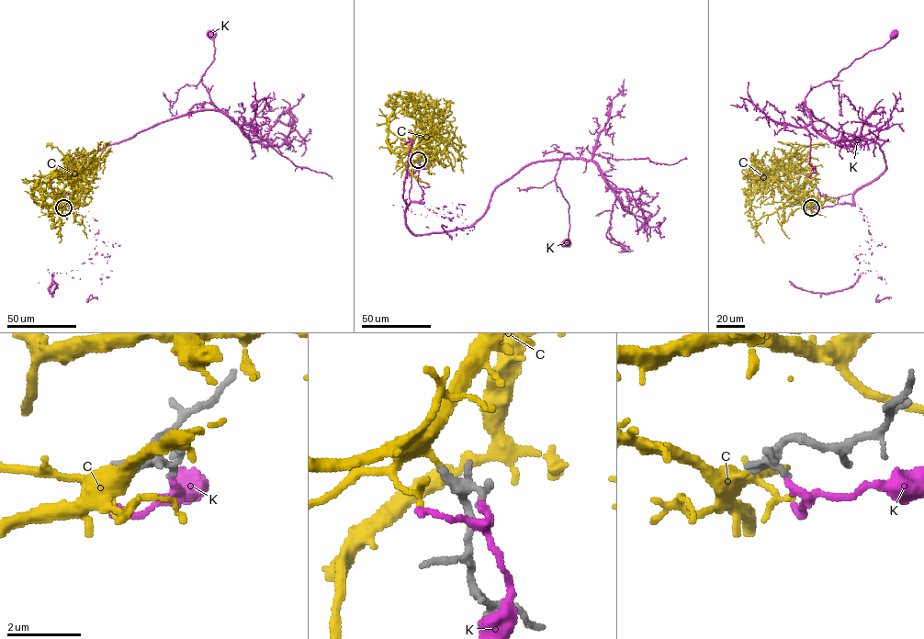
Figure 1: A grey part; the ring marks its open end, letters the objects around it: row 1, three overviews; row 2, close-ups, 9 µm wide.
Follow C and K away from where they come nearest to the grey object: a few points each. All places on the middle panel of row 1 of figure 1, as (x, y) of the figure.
C: (418, 160), (419, 153), (394, 151), (387, 140), (387, 128), (397, 96), (409, 106)
K: (419, 162), (405, 224), (429, 234), (471, 226), (498, 186), (569, 154), (555, 181), (565, 242)

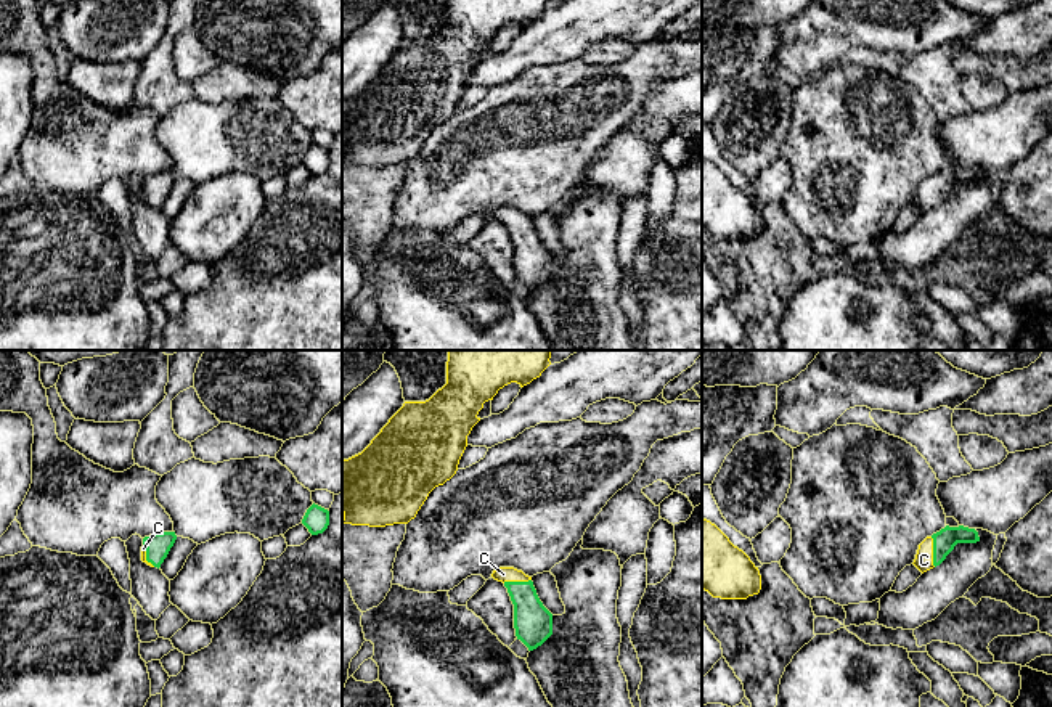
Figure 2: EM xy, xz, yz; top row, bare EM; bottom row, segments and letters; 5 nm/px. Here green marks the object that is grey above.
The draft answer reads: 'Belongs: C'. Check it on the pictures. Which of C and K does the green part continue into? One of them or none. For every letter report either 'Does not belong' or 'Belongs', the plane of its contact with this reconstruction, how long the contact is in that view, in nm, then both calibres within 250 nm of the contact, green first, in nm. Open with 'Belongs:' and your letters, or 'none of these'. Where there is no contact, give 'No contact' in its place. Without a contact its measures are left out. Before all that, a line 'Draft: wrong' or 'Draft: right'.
Draft: right
Belongs: C
C: Belongs. Touches green in yz. Shared border 150 nm. Thickness 120 nm (green) against 100 nm
K: Does not belong. No contact

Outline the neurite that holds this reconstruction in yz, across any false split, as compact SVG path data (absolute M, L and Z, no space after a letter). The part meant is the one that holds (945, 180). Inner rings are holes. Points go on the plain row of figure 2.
M946 166L940 172L927 177L917 190L914 206L924 214L940 206L946 196L954 190L957 183L977 183L980 182L978 172L964 166Z

